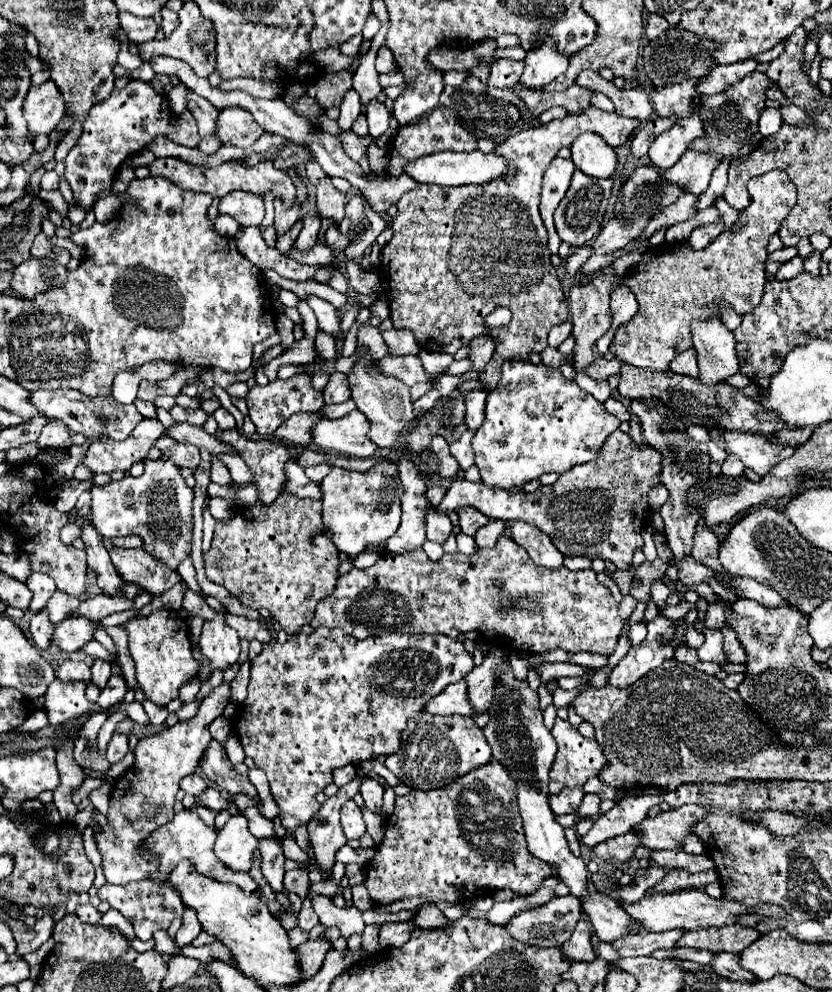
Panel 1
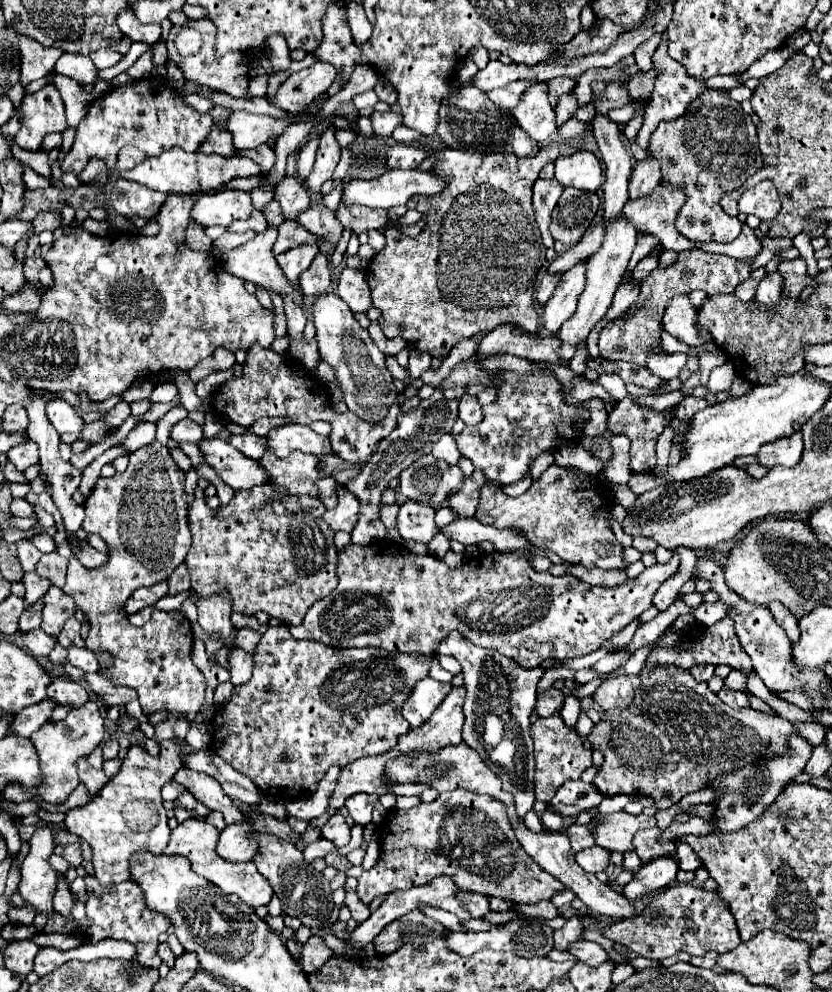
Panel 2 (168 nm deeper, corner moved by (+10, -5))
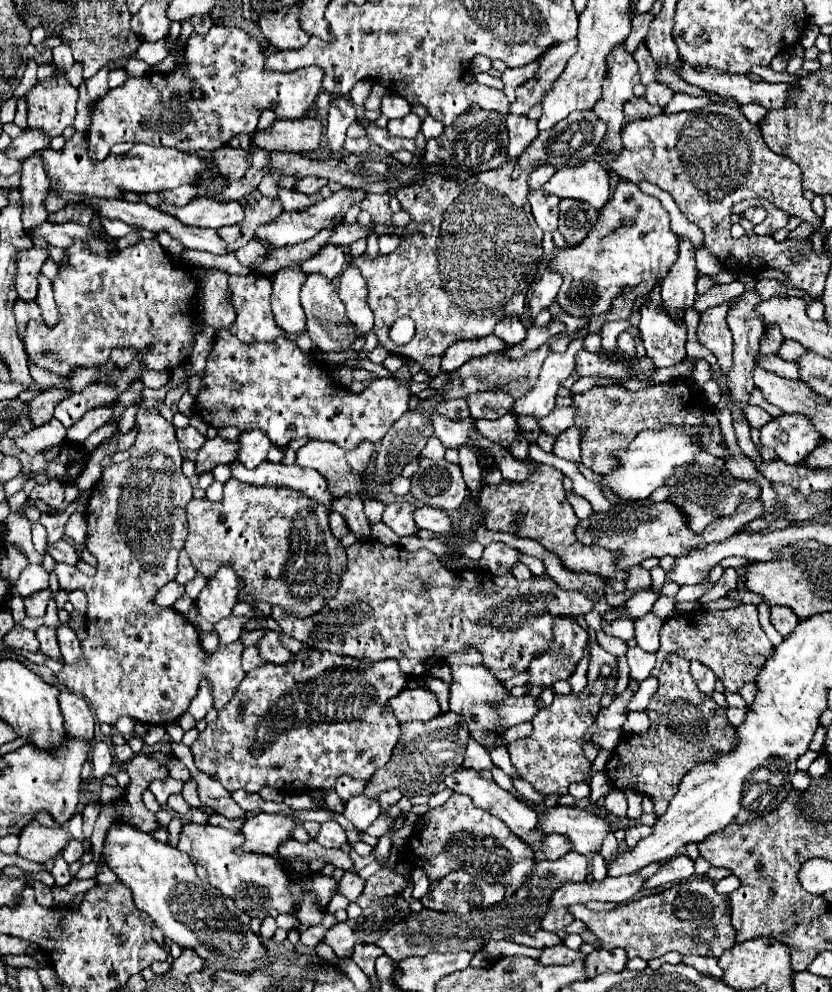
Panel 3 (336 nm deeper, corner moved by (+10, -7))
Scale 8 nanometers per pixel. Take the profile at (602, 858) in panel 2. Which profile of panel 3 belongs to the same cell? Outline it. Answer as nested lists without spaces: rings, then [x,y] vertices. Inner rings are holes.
[[[568,852],[564,858],[552,862],[552,860],[542,860],[534,866],[534,872],[530,876],[530,880],[526,882],[526,886],[522,886],[508,902],[502,900],[500,904],[494,904],[490,908],[482,908],[482,910],[472,910],[468,914],[454,914],[454,912],[434,912],[434,910],[422,910],[418,914],[410,914],[404,920],[400,920],[398,924],[394,924],[394,928],[390,928],[390,932],[386,932],[376,946],[380,946],[384,950],[386,956],[390,956],[394,962],[406,960],[410,956],[426,956],[430,952],[460,952],[462,948],[468,950],[482,950],[482,944],[486,940],[504,940],[508,934],[516,934],[516,932],[530,932],[534,934],[536,930],[540,930],[540,920],[542,916],[548,912],[548,900],[550,894],[554,892],[554,888],[558,888],[562,882],[572,880],[572,882],[582,882],[586,880],[590,872],[590,862],[586,856],[578,854],[578,852]]]

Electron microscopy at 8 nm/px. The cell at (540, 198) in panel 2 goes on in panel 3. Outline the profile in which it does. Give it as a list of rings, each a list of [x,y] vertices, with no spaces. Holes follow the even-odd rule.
[[[540,188],[540,190],[532,190],[528,200],[532,206],[532,214],[536,218],[536,224],[544,232],[554,232],[558,228],[558,202],[560,202],[558,196],[550,196]]]

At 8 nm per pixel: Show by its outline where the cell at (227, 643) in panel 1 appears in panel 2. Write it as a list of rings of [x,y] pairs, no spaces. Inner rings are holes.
[[[226,590],[210,594],[208,598],[198,600],[198,624],[208,632],[220,632],[222,638],[230,638],[232,632],[232,598]]]

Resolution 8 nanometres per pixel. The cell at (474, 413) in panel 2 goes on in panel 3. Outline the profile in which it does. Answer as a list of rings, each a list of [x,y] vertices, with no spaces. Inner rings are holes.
[[[482,392],[482,394],[468,396],[466,402],[468,402],[472,418],[496,420],[496,418],[508,414],[508,410],[514,404],[514,398],[504,392]]]

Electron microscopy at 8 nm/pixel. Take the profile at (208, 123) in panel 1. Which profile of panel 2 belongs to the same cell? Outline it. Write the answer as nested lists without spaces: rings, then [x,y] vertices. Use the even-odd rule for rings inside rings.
[[[214,130],[214,134],[210,134],[210,142],[202,144],[198,150],[216,152],[220,156],[232,156],[236,152],[232,146],[232,136],[228,132],[220,132],[220,130]]]

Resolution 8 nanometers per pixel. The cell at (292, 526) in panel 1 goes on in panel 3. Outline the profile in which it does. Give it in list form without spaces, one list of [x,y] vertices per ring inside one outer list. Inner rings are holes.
[[[230,478],[224,484],[222,502],[192,498],[186,506],[186,516],[188,538],[184,550],[188,552],[196,572],[208,580],[220,566],[232,566],[242,582],[238,600],[254,598],[270,606],[280,606],[292,616],[306,618],[320,612],[326,606],[326,600],[336,594],[346,570],[346,550],[330,532],[326,508],[322,508],[322,504],[314,504],[314,500],[306,500],[302,492],[294,492],[292,488],[254,488]]]

